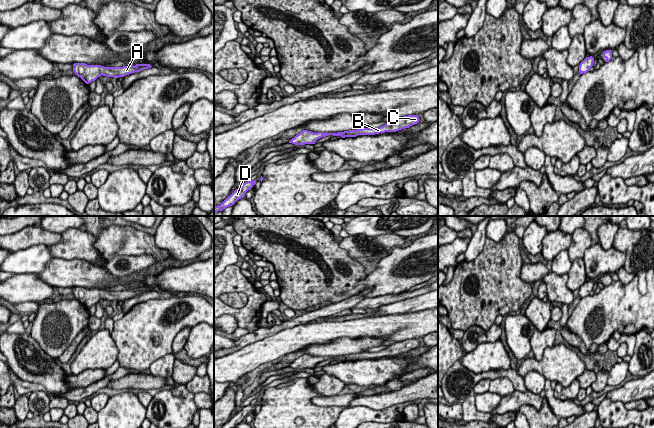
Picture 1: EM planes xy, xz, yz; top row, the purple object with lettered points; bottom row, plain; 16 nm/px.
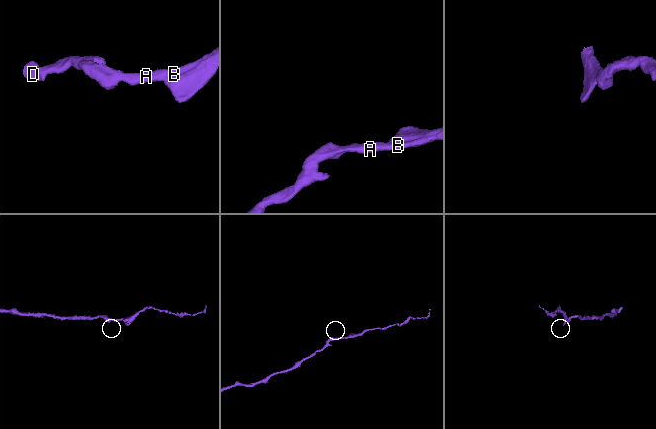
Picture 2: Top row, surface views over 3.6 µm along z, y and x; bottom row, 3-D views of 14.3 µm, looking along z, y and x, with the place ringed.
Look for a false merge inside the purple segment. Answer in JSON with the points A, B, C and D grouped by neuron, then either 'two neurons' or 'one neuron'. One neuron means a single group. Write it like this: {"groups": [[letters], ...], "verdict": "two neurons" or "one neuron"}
{"groups": [["A", "B", "C", "D"]], "verdict": "one neuron"}

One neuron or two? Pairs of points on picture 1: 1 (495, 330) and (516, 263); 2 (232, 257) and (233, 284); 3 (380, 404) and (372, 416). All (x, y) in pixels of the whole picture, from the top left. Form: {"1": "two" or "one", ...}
{"1": "two", "2": "two", "3": "two"}

